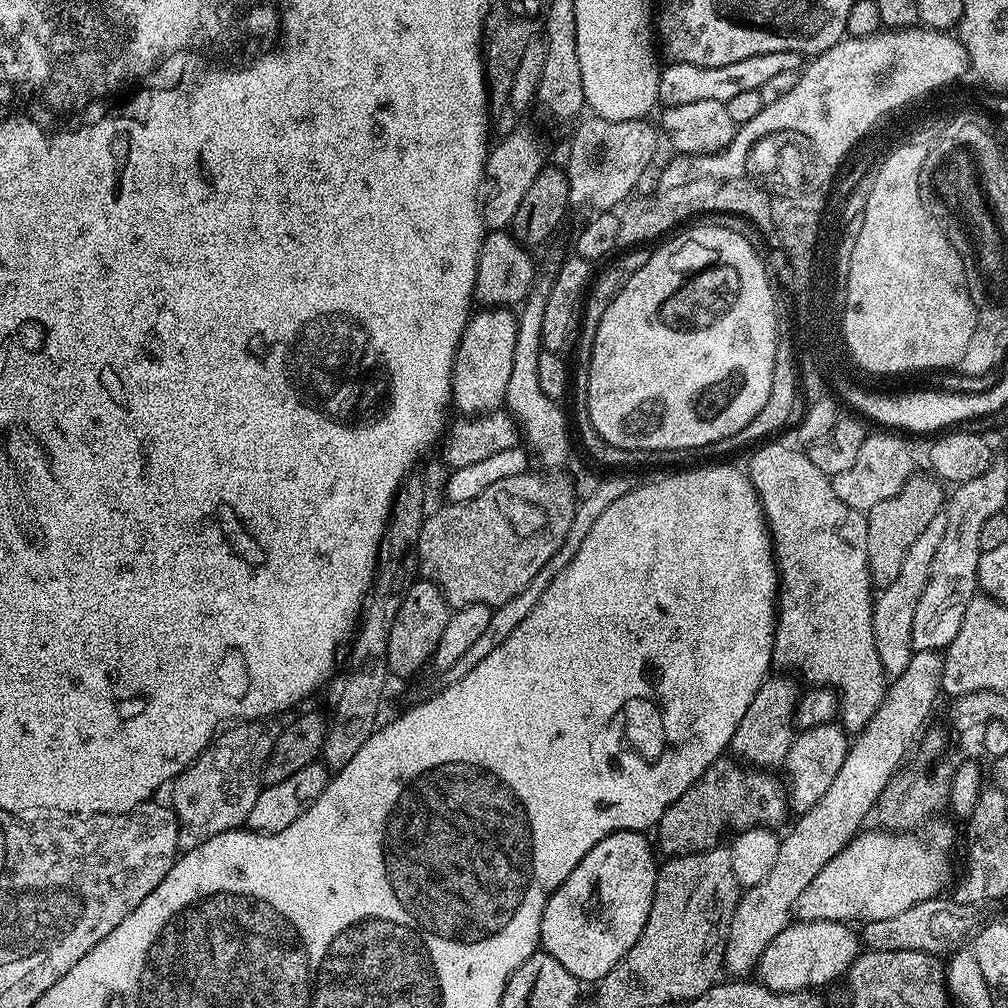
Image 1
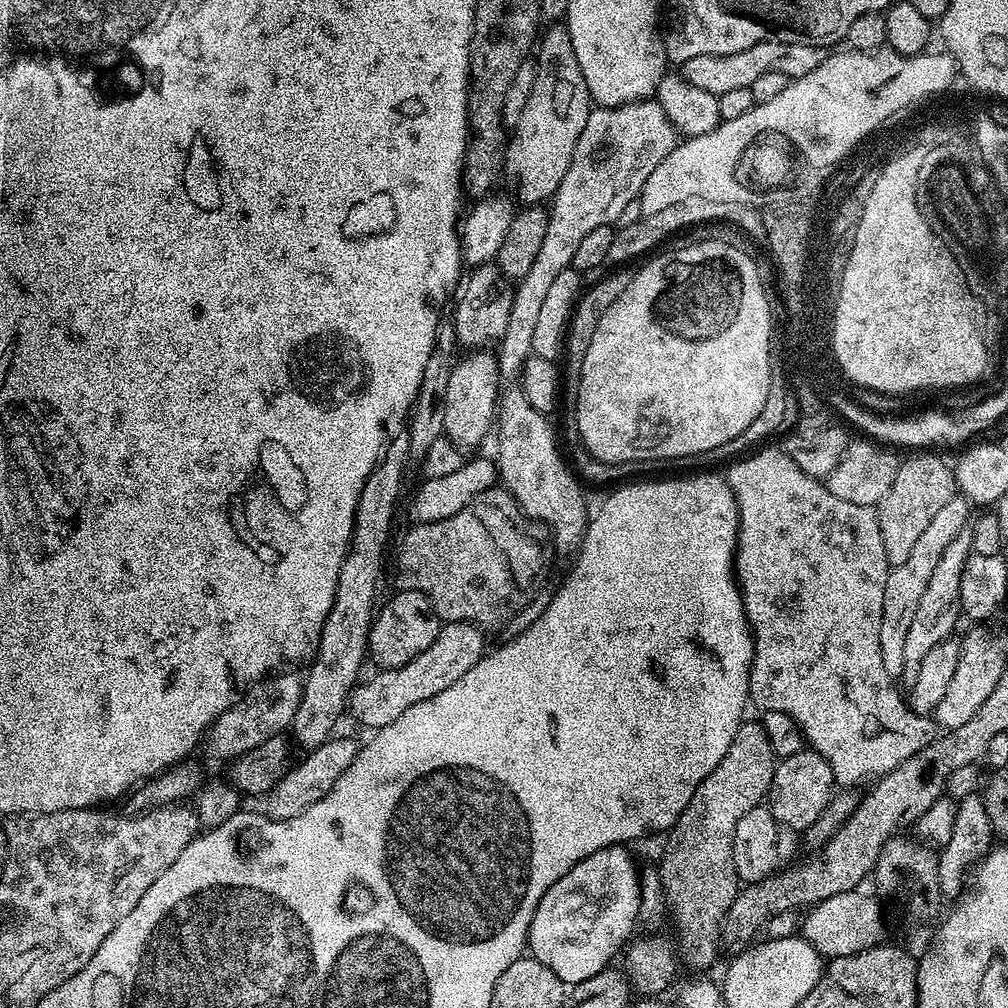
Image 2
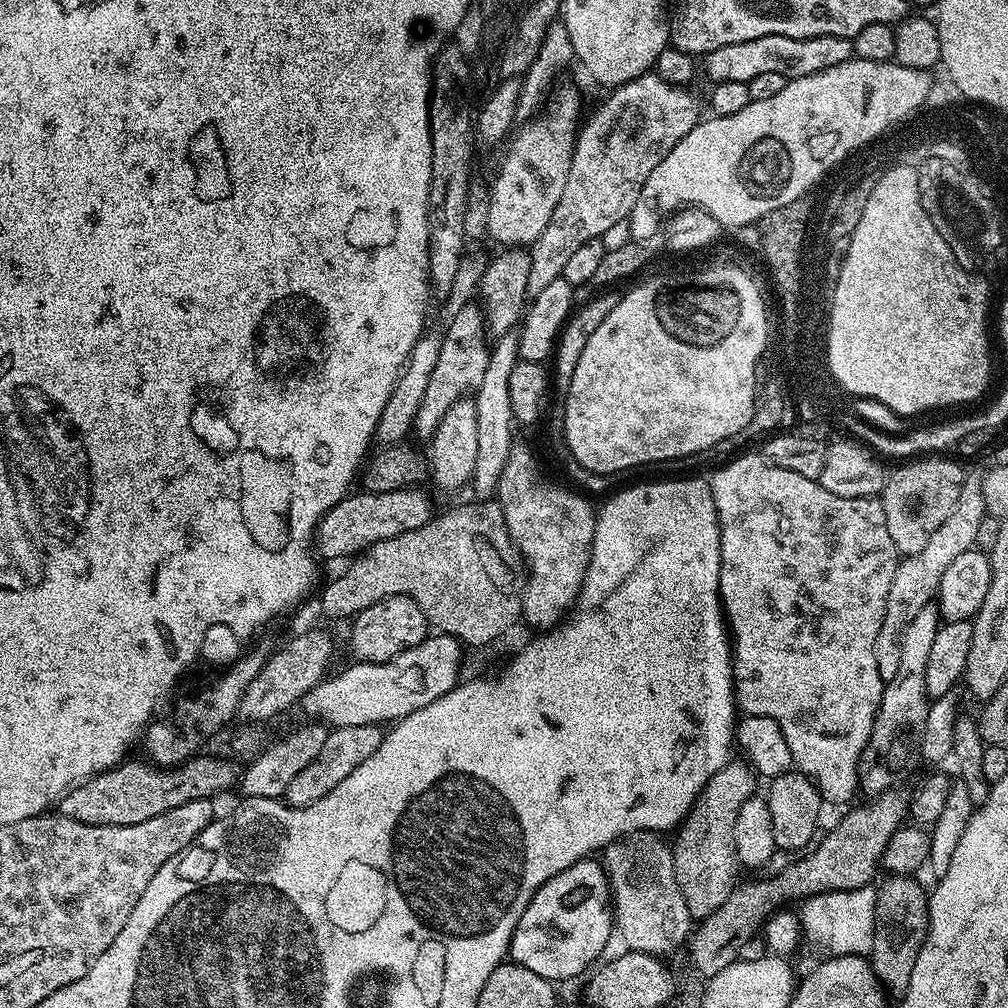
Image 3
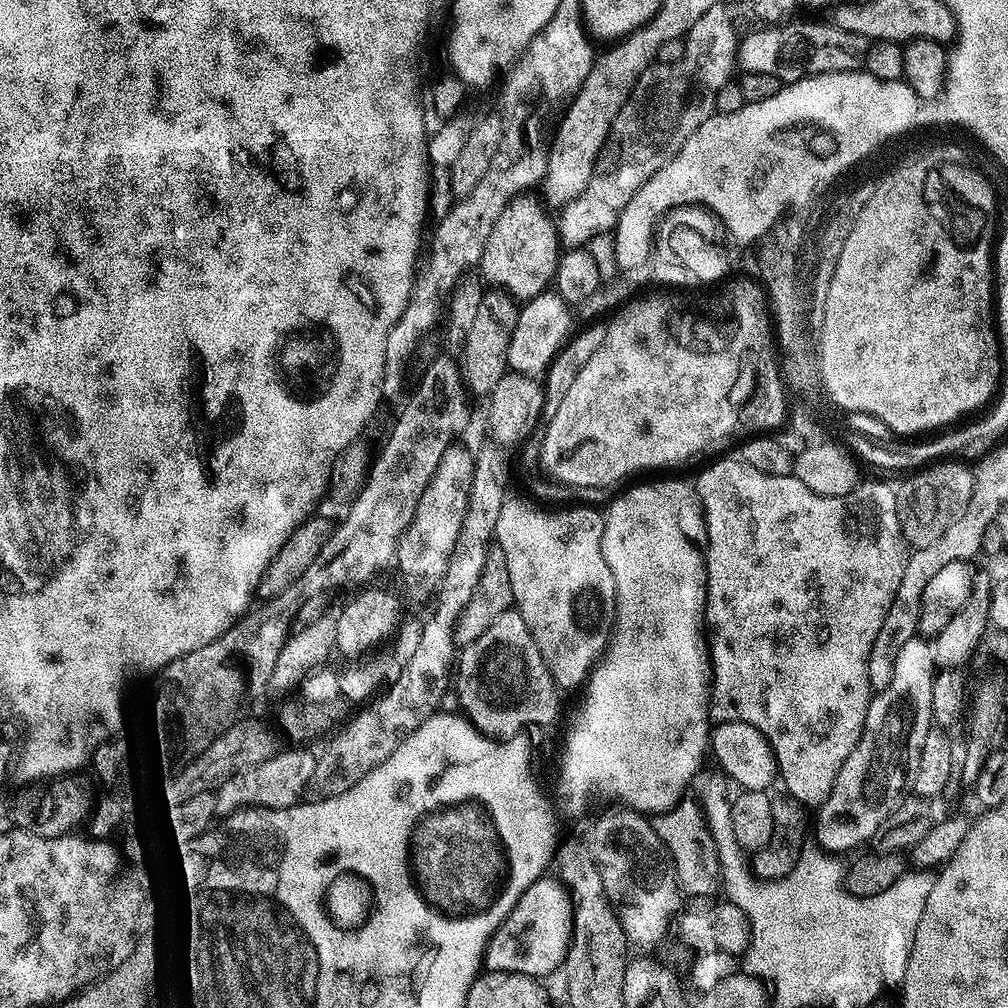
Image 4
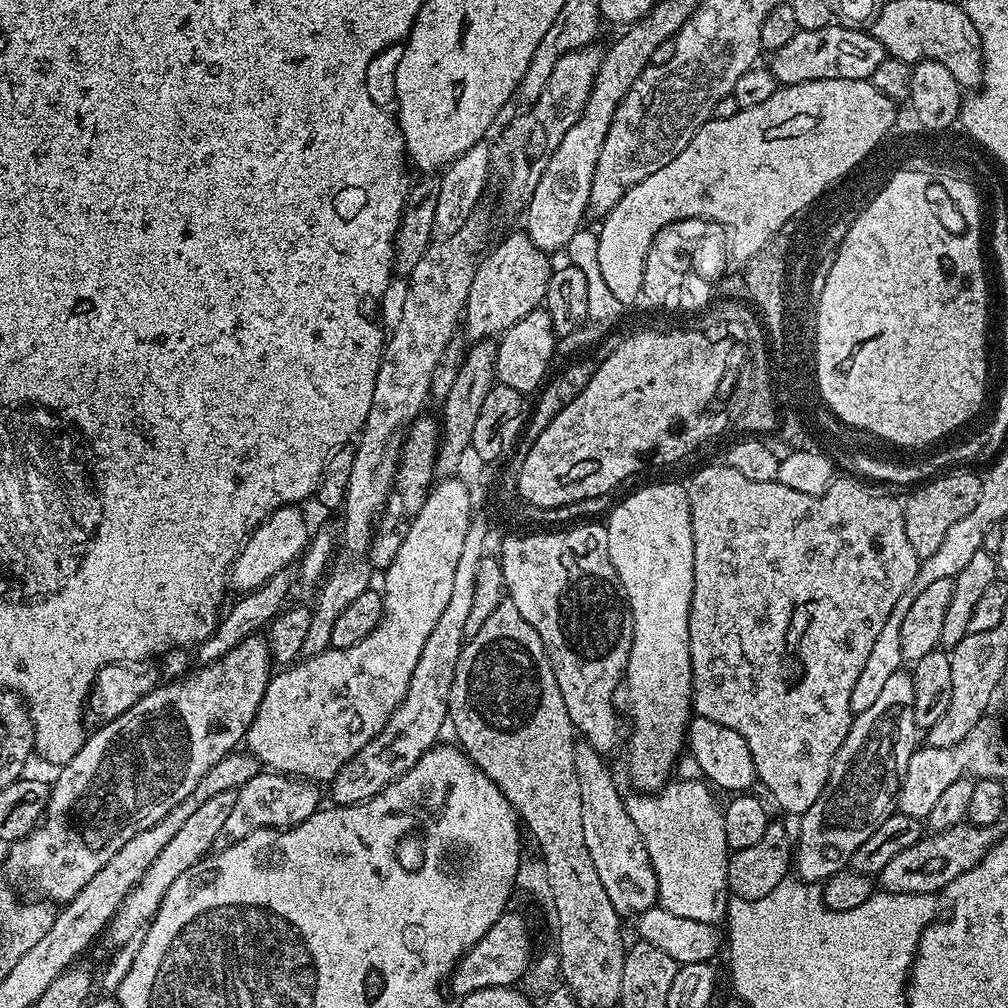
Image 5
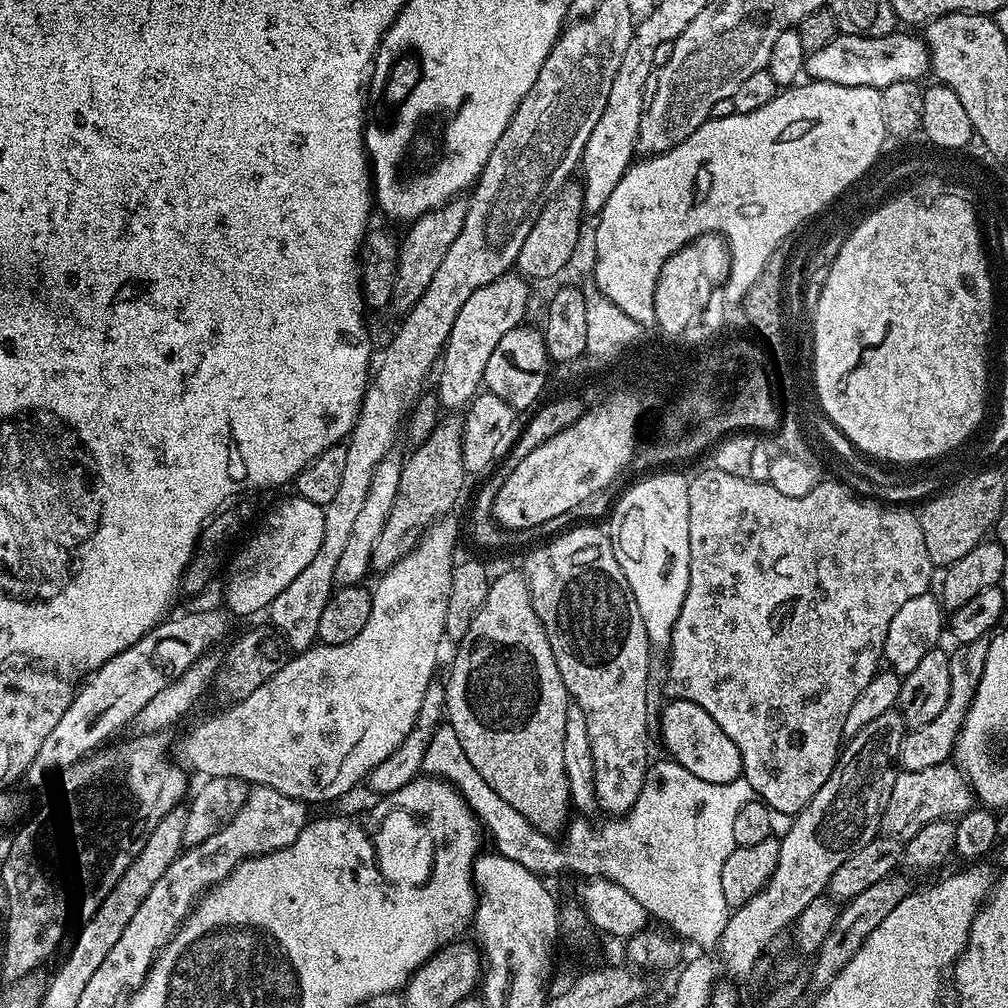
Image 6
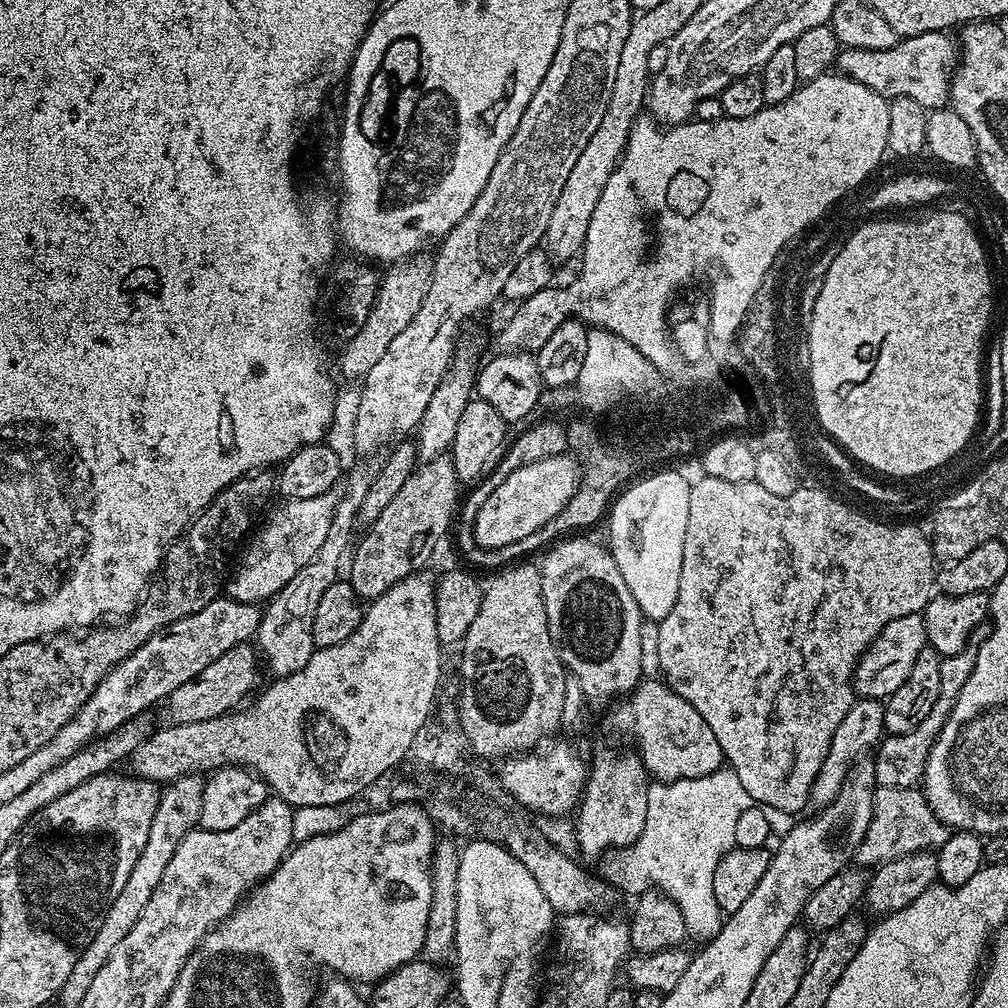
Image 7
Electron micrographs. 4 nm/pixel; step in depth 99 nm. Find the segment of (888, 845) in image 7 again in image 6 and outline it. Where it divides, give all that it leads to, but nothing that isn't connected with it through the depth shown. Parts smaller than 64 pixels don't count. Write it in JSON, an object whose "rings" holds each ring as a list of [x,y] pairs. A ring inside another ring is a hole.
{"rings":[[[945,762],[928,770],[901,771],[897,775],[892,796],[886,802],[880,819],[880,832],[897,841],[908,840],[930,822],[956,818],[973,807],[974,796],[959,767]],[[952,767],[952,768],[951,768]]]}

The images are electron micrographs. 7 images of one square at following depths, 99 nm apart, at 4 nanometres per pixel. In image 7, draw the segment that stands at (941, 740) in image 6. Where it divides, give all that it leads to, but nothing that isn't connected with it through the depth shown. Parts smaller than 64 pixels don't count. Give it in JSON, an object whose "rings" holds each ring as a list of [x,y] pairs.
{"rings":[[[969,646],[963,648],[958,654],[950,654],[940,661],[942,666],[942,690],[938,692],[938,702],[934,702],[934,710],[923,722],[918,722],[914,730],[905,736],[885,735],[880,740],[874,752],[876,762],[876,782],[882,788],[910,788],[921,783],[924,767],[928,761],[930,750],[950,714],[954,710],[954,702],[958,702],[958,694],[962,694],[962,686],[966,686],[966,678],[974,670],[976,661],[976,648]]]}

